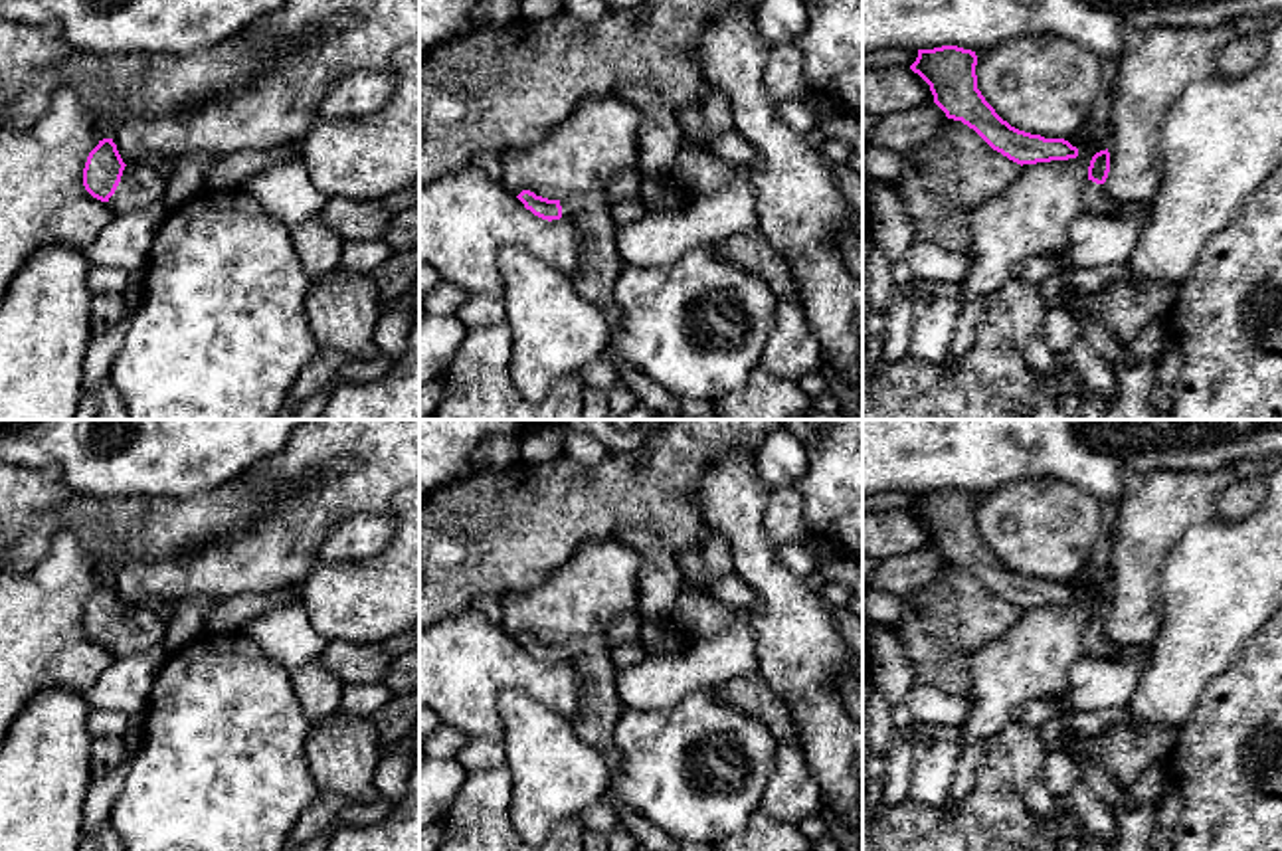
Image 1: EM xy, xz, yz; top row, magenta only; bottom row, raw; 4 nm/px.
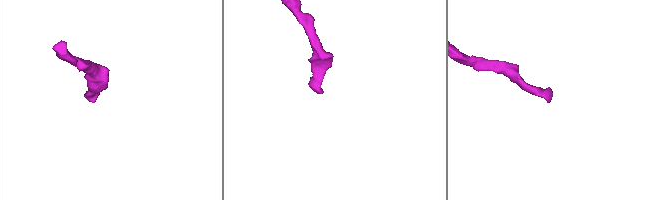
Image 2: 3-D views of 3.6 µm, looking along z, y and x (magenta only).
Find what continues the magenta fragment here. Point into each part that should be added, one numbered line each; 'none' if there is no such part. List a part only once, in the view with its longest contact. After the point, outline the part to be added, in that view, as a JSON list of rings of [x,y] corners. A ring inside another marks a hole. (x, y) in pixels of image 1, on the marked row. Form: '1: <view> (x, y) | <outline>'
1: xy (141, 185) | [[[146,162],[127,164],[115,194],[109,198],[113,214],[129,214],[164,202],[166,180]]]

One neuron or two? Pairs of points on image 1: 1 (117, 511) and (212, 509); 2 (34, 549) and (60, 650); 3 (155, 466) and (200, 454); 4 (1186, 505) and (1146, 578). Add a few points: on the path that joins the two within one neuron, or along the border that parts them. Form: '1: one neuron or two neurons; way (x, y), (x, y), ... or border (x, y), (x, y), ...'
1: one neuron; way (141, 515), (188, 515)
2: two neurons; border (80, 539), (60, 531), (50, 549), (20, 572)
3: one neuron; way (167, 454), (188, 454)
4: one neuron; way (1168, 523), (1146, 545), (1146, 561)

